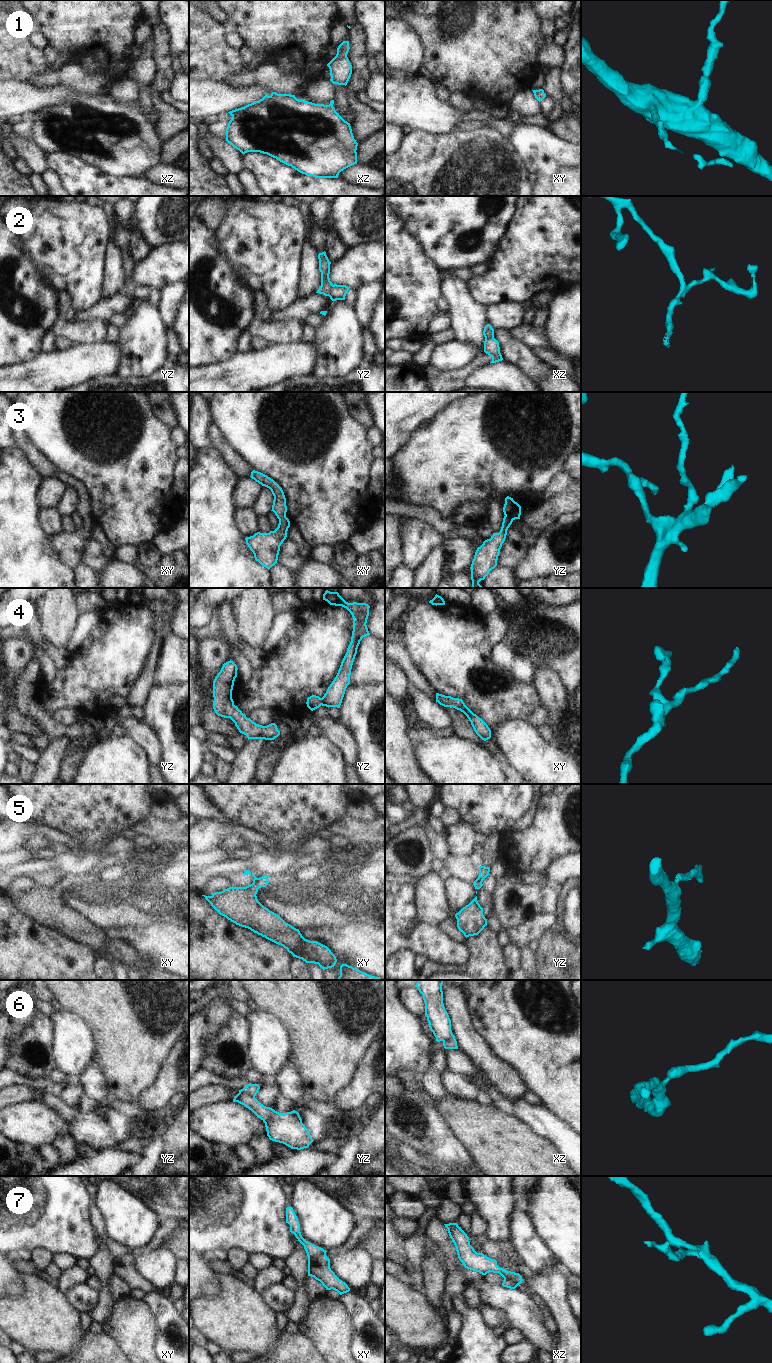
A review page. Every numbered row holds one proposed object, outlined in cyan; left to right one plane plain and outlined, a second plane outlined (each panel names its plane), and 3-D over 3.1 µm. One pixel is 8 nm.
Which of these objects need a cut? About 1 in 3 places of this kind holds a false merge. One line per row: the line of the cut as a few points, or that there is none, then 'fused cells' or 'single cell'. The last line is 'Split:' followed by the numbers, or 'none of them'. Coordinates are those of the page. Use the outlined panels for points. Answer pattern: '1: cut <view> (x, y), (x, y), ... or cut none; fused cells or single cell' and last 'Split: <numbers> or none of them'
1: cut none; single cell
2: cut none; single cell
3: cut none; single cell
4: cut none; single cell
5: cut yz (477, 878), (481, 882); fused cells
6: cut yz (241, 1089), (254, 1096); fused cells
7: cut xy (325, 1253), (308, 1258); fused cells
Split: 5, 6, 7

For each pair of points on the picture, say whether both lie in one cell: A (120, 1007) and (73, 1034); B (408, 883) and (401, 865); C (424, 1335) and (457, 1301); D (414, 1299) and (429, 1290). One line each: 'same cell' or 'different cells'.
A: different cells
B: different cells
C: different cells
D: different cells

